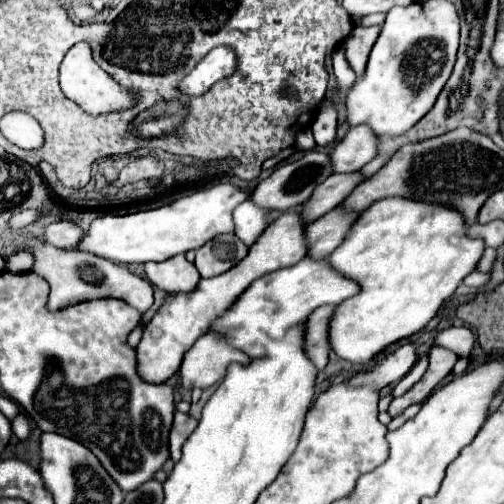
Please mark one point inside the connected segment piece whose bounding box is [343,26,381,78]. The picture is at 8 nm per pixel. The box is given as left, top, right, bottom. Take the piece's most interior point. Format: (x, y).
(357, 47)

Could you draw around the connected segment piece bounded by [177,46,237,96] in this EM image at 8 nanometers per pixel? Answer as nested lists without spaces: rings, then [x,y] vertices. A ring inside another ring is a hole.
[[[219,46],[213,48],[181,82],[179,82],[179,90],[183,94],[191,94],[191,96],[201,96],[205,94],[215,82],[219,82],[221,78],[227,78],[237,66],[237,56],[233,56],[233,52],[227,46]]]

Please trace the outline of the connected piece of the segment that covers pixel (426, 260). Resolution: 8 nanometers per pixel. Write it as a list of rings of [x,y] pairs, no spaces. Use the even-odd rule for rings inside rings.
[[[399,196],[375,202],[369,210],[363,210],[345,242],[329,256],[335,270],[361,284],[361,292],[339,304],[331,318],[331,348],[349,362],[365,364],[385,346],[419,332],[435,318],[441,304],[453,296],[463,278],[477,268],[483,250],[485,242],[481,242],[481,238],[467,236],[467,222],[453,206],[417,202]]]

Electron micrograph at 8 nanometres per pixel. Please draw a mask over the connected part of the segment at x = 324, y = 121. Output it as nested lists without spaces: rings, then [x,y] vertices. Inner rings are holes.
[[[325,100],[321,112],[317,114],[315,122],[313,122],[313,136],[317,146],[327,146],[335,140],[335,132],[337,132],[337,112],[335,112],[335,104],[333,100]]]

